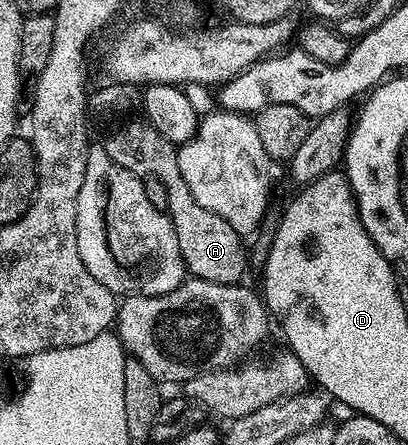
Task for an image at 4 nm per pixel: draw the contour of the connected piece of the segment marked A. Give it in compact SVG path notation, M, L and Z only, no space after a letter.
M192 198L185 199L185 220L174 212L172 218L175 238L179 238L179 254L190 277L220 284L235 284L242 279L247 267L246 241L219 214L211 214L211 210L199 206Z

